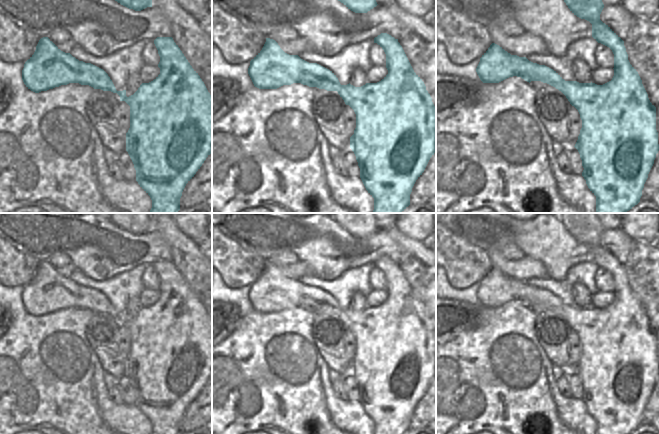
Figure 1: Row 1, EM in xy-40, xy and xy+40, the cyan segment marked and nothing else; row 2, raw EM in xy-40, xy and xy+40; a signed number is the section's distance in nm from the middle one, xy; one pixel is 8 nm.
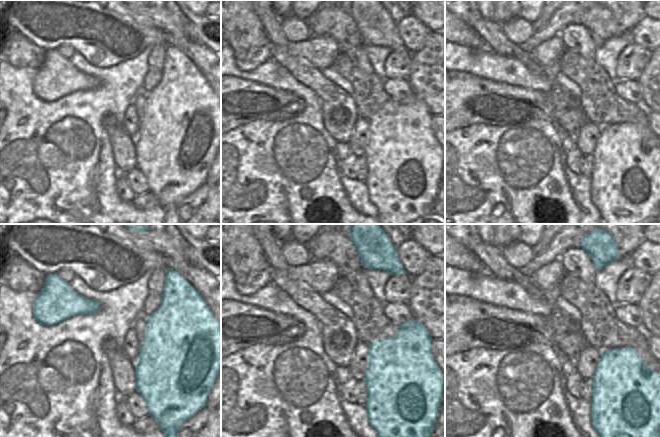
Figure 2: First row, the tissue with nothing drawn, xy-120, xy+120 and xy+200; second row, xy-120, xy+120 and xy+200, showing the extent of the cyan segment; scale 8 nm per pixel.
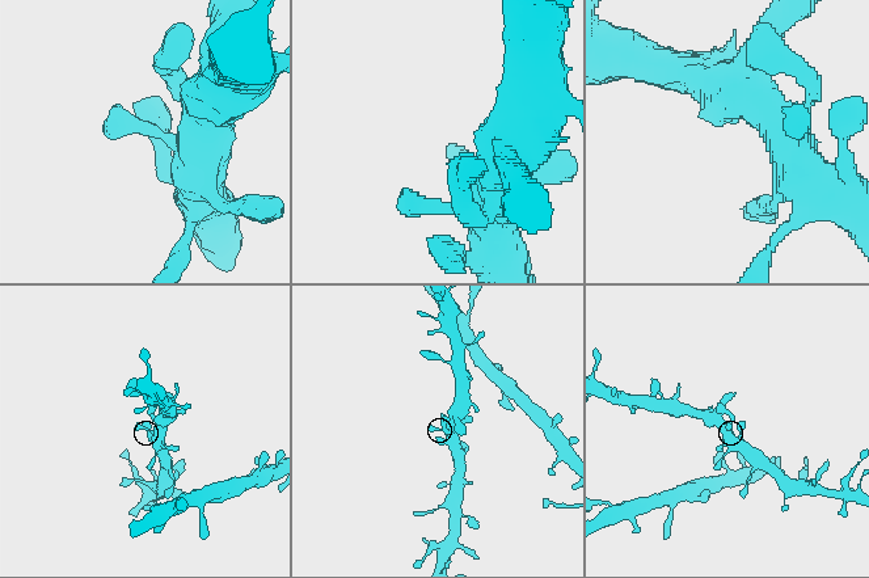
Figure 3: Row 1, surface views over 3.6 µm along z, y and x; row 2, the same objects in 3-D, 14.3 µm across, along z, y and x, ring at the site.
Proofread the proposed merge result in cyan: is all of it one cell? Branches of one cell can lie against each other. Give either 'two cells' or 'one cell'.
one cell

